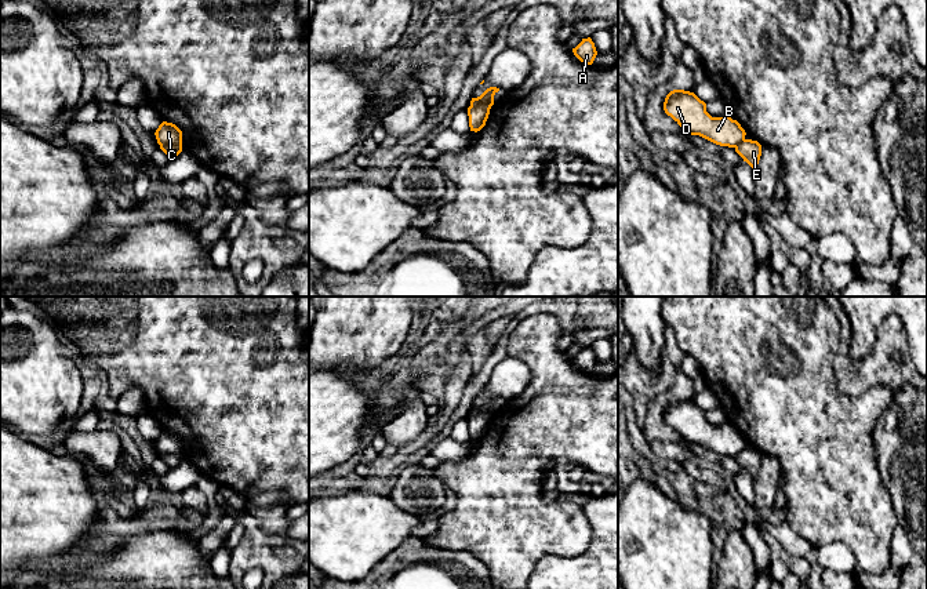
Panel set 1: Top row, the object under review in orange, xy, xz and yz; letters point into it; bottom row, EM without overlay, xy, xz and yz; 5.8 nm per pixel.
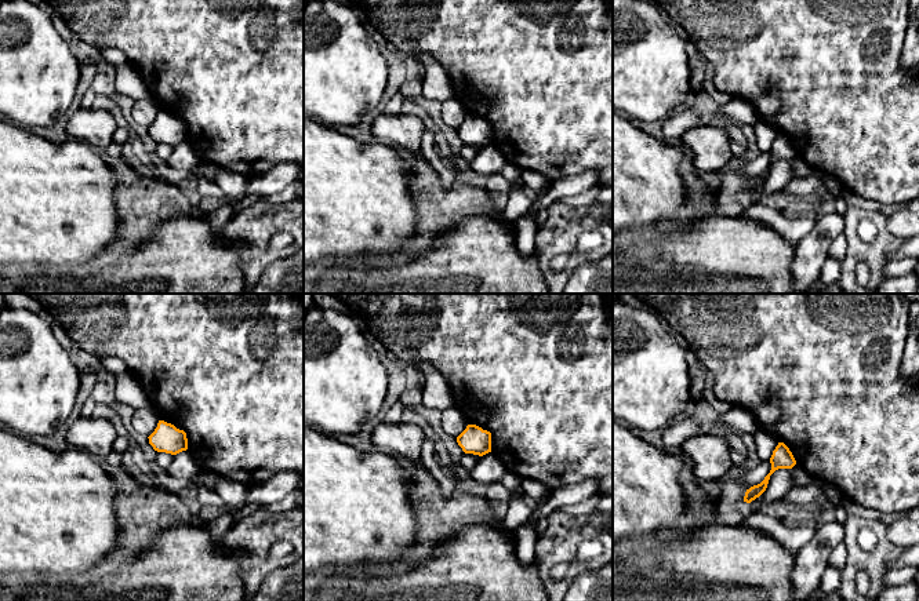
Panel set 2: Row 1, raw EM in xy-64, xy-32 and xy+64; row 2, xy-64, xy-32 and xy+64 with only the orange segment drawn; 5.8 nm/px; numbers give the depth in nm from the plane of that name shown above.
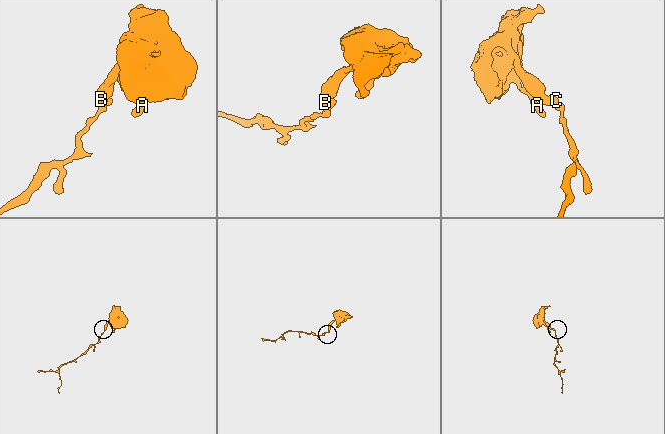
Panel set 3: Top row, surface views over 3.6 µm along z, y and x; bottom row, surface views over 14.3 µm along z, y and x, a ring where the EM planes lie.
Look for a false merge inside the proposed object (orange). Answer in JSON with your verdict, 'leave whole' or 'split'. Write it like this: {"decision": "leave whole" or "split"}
{"decision": "split"}

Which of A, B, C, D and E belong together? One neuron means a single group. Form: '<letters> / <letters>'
A B C D / E

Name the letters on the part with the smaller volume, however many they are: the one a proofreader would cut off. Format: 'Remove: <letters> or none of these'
Remove: E

